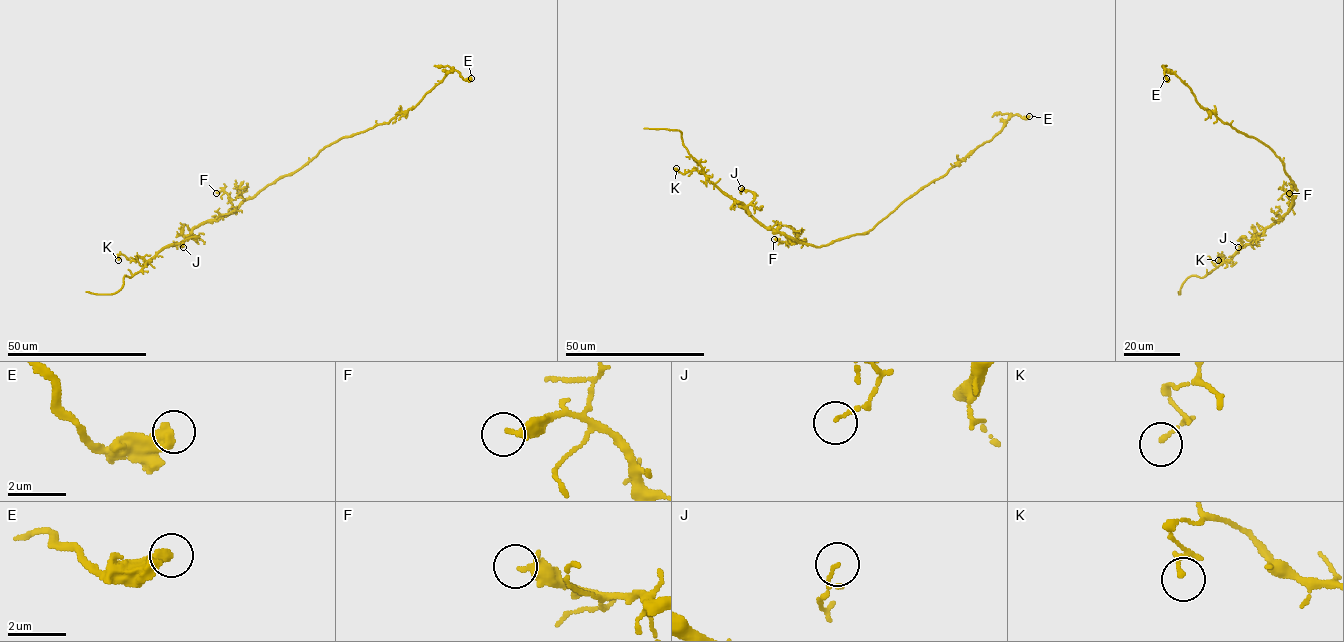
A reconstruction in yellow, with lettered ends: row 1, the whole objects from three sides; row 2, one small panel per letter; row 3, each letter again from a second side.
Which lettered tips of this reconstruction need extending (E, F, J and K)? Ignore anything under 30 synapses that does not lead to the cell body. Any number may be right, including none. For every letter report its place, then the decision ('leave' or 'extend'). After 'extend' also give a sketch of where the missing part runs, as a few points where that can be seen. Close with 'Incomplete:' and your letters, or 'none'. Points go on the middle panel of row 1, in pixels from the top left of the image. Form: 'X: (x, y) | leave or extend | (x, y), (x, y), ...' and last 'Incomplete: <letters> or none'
E: (1029, 116) | leave
F: (774, 239) | leave
J: (741, 188) | leave
K: (676, 168) | leave
Incomplete: none

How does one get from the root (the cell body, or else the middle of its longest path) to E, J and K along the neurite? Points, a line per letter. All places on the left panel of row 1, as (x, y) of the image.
E: (274, 182), (300, 169), (332, 143), (387, 123), (411, 109), (448, 72), (456, 70), (464, 79), (471, 78)
J: (274, 182), (247, 198), (235, 211), (198, 224), (189, 237), (196, 240), (187, 238), (183, 247)
K: (274, 182), (235, 211), (200, 223), (150, 259), (130, 261), (118, 254), (118, 260)

